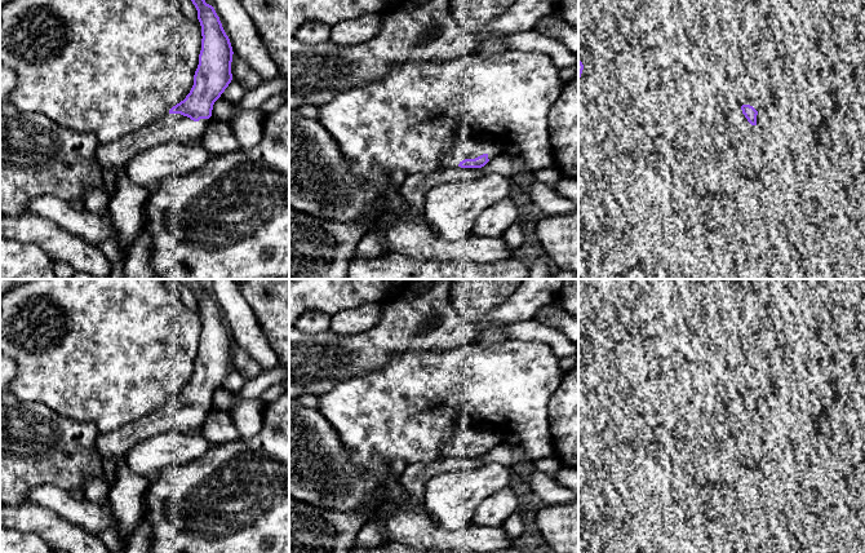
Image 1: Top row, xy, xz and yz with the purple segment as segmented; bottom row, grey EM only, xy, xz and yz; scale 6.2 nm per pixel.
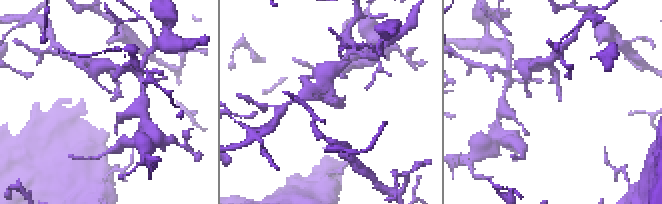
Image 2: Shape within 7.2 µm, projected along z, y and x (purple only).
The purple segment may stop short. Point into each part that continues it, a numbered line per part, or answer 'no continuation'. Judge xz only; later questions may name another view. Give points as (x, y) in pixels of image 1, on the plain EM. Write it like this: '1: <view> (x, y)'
1: xz (465, 437)

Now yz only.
1: yz (737, 417)

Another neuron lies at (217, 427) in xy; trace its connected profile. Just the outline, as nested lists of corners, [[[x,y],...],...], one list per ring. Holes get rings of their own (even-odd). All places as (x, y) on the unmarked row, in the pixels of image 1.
[[[218,408],[205,412],[199,430],[201,435],[212,444],[240,438],[232,423],[231,412]]]

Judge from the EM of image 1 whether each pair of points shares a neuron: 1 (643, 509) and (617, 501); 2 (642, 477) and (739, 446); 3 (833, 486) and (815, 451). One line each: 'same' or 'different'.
1: different
2: different
3: same

